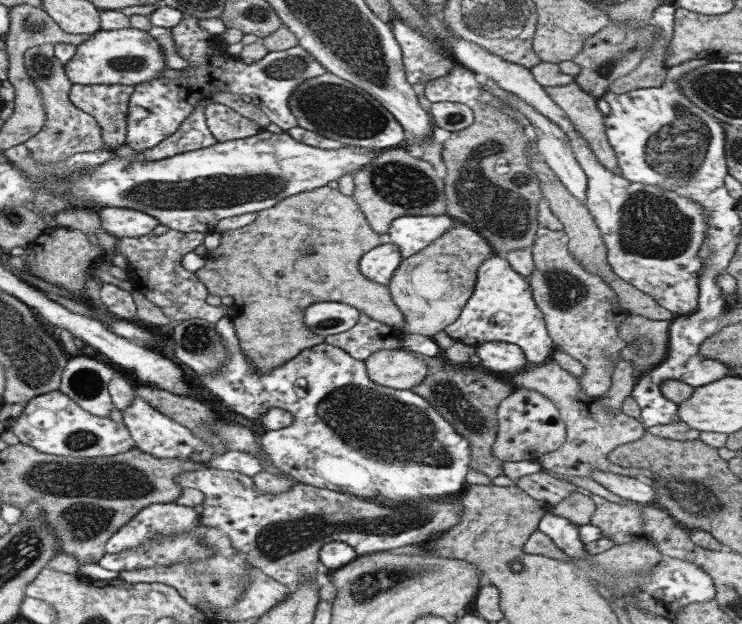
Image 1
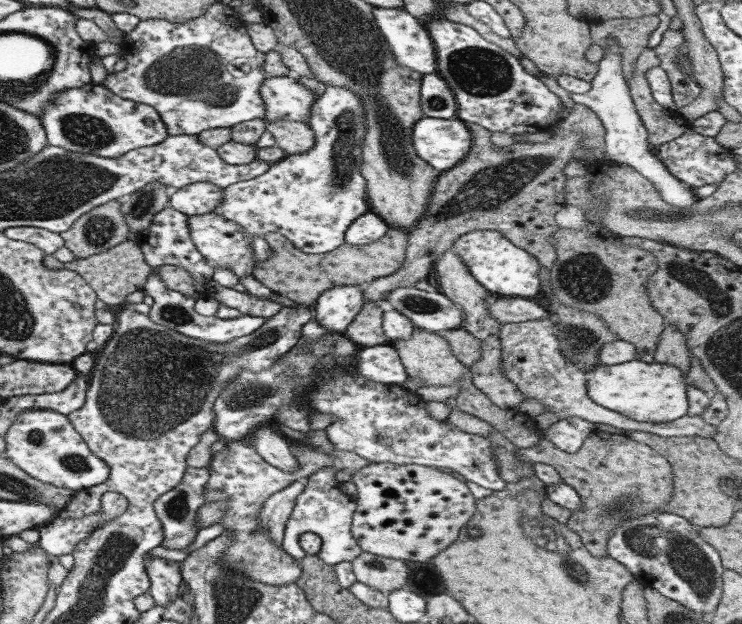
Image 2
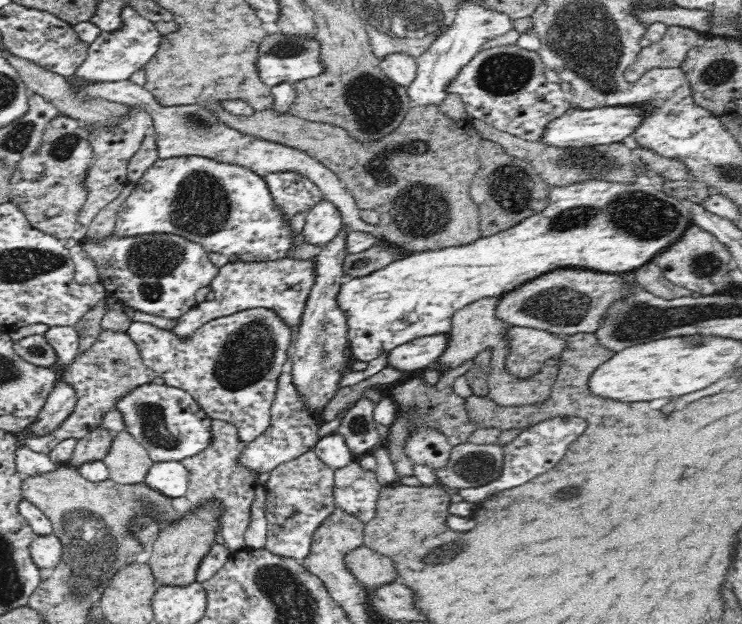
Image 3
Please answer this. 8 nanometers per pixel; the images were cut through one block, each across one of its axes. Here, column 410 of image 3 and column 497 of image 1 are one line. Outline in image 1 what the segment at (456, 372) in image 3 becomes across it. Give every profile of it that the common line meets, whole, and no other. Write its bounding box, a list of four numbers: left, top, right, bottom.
[411,368,513,479]

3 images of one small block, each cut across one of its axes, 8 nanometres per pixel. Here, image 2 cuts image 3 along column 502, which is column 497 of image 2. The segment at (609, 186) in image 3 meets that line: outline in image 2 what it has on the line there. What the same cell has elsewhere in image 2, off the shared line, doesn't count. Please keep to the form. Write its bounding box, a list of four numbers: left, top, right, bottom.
[452,230,540,298]

